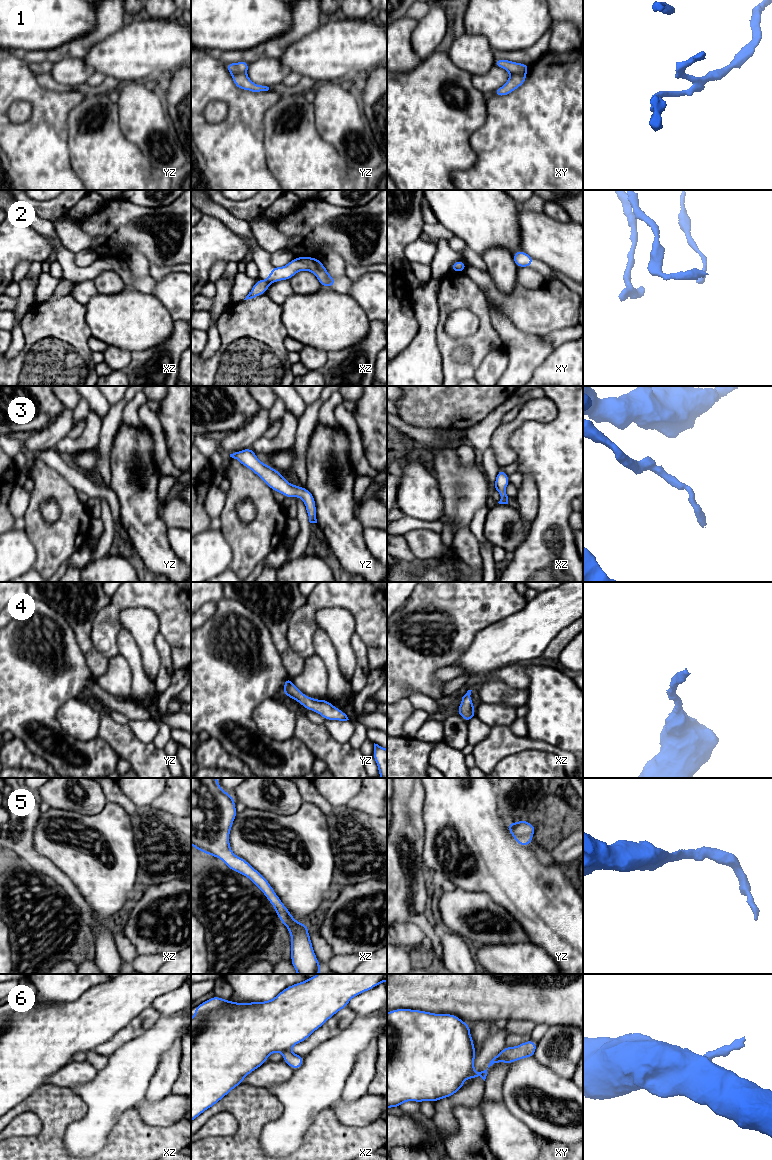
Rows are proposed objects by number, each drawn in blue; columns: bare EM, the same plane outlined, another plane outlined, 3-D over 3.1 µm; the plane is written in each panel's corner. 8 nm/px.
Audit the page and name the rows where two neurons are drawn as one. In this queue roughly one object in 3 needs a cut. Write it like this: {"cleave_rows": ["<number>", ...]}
{"cleave_rows": ["1", "2", "6"]}

